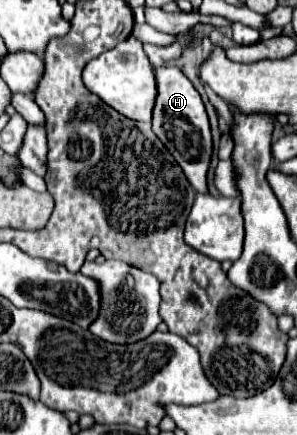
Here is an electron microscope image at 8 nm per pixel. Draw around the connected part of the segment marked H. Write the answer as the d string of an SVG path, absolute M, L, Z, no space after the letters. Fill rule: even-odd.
M177 66L155 68L157 80L157 98L153 108L153 132L165 144L165 148L173 154L177 164L183 168L187 180L195 188L195 192L207 192L207 170L211 162L211 130L205 114L205 106L201 102L199 92L193 88L189 78Z

